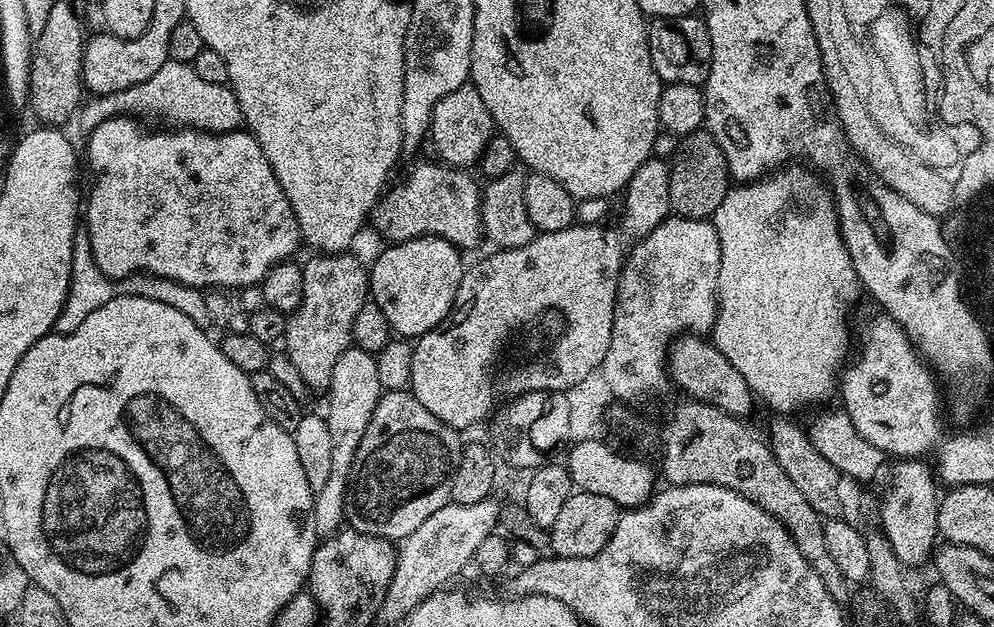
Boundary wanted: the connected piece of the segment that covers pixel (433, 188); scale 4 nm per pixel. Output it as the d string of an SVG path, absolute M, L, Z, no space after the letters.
M443 162L436 164L416 164L408 172L408 177L391 190L385 191L374 209L374 224L385 236L385 241L399 242L418 238L419 236L437 236L446 238L446 242L455 244L461 250L467 250L482 240L482 223L480 221L480 193L481 185L468 170L451 167Z

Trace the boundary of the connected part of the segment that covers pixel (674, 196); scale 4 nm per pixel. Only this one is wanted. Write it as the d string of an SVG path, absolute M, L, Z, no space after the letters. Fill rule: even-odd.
M704 128L681 137L677 150L670 159L669 168L670 210L675 215L691 220L711 219L732 184L726 156L716 137Z

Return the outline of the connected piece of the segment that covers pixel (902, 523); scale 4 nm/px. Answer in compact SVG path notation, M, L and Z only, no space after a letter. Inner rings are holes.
M904 458L897 464L900 465L892 472L892 485L889 486L884 501L879 501L878 519L894 554L898 554L898 558L906 566L916 566L916 548L930 548L928 531L931 533L934 528L937 481L934 479L933 469L929 465L927 468L923 459Z

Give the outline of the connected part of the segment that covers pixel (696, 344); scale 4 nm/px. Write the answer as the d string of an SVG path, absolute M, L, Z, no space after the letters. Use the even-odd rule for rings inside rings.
M700 334L677 336L668 349L668 375L682 391L691 399L701 400L703 404L718 406L718 410L726 410L726 414L739 418L748 418L754 405L754 397L750 386L746 386L746 378L734 370L734 366L726 359L726 354L718 350L711 339Z

